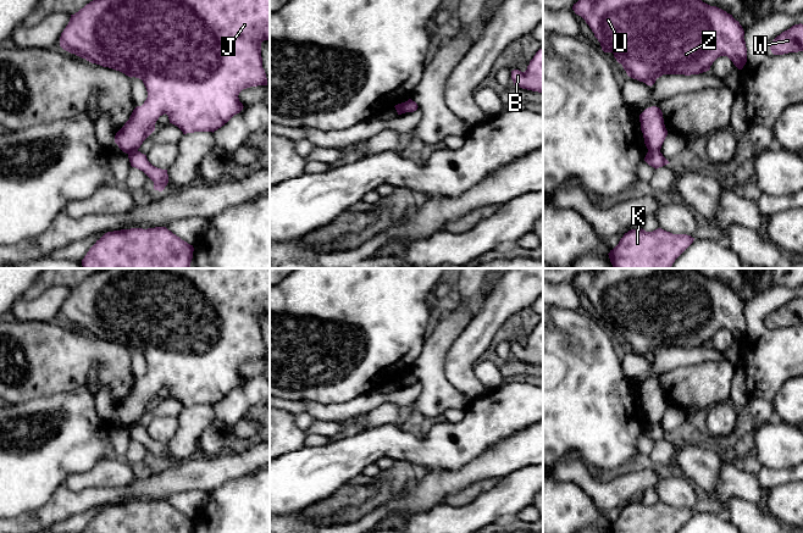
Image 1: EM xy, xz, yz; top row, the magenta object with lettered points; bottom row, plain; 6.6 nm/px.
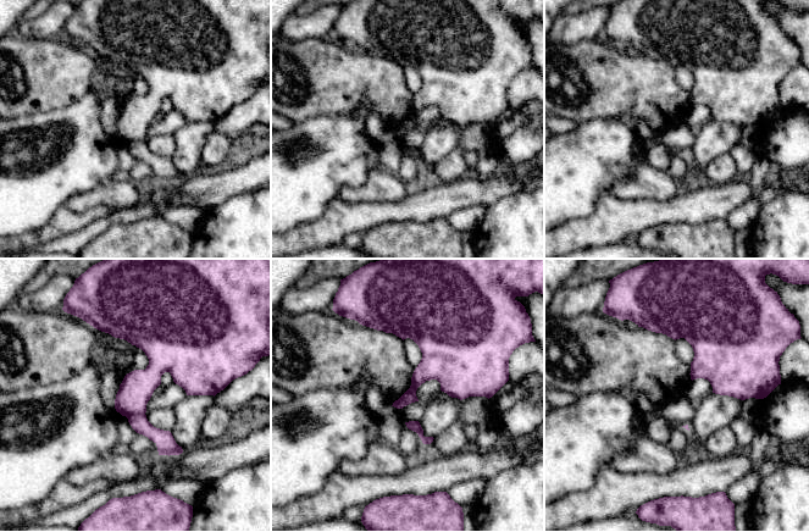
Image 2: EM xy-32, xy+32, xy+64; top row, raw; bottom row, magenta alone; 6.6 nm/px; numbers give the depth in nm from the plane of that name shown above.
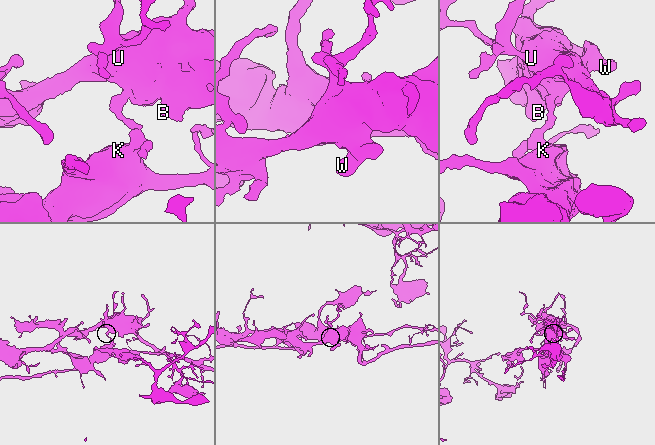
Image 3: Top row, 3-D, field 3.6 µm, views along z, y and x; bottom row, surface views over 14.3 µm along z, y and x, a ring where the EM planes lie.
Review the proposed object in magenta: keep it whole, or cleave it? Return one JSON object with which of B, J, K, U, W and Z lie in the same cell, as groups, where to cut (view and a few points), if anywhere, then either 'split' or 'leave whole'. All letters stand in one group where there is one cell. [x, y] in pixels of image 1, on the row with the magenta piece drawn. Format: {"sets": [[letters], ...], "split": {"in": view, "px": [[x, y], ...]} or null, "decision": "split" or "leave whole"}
{"sets": [["B", "J", "U", "W", "Z"], ["K"]], "split": {"in": "yz", "px": [[659, 149], [648, 151]]}, "decision": "split"}

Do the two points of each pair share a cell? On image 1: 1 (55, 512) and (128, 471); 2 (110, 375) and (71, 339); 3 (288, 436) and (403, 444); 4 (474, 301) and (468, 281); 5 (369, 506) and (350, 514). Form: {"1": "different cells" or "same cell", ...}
{"1": "different cells", "2": "same cell", "3": "different cells", "4": "same cell", "5": "same cell"}

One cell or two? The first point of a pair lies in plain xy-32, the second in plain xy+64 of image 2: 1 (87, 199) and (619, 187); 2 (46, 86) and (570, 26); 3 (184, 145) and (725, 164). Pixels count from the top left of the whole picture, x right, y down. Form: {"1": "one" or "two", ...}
{"1": "one", "2": "two", "3": "one"}

